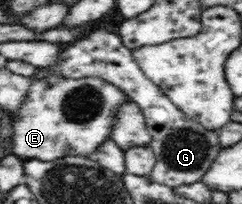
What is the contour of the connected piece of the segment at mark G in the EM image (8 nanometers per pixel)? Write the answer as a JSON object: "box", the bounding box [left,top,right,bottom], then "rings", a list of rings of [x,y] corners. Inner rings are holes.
{"box":[33,28,224,188],"rings":[[[103,28],[90,30],[89,33],[74,40],[72,45],[60,51],[60,59],[55,70],[43,71],[38,68],[38,73],[33,79],[41,80],[57,75],[72,79],[106,80],[136,102],[146,118],[147,129],[152,136],[150,146],[155,155],[155,166],[148,176],[158,183],[175,188],[200,182],[224,148],[219,139],[219,129],[206,128],[198,123],[197,119],[180,111],[178,106],[174,105],[171,99],[146,77],[134,59],[132,51],[121,42],[118,34]]]}

